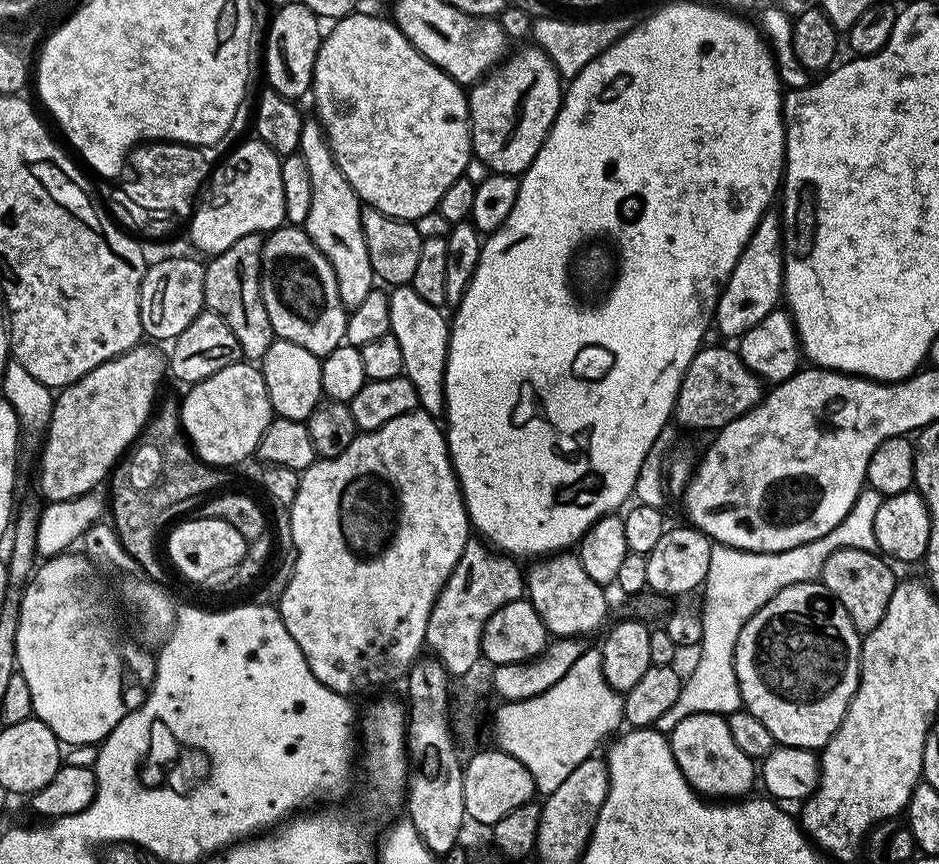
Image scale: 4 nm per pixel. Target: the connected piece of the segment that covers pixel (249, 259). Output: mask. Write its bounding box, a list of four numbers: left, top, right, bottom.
[204,232,274,362]

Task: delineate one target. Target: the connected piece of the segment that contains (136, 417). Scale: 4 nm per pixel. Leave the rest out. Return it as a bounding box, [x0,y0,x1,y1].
[40,342,166,502]

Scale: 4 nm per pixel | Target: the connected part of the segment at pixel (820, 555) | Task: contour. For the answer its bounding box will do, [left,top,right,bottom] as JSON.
[654,486,882,734]

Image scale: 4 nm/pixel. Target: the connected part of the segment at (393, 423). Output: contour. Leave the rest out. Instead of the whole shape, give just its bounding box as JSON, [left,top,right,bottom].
[278,410,470,694]

